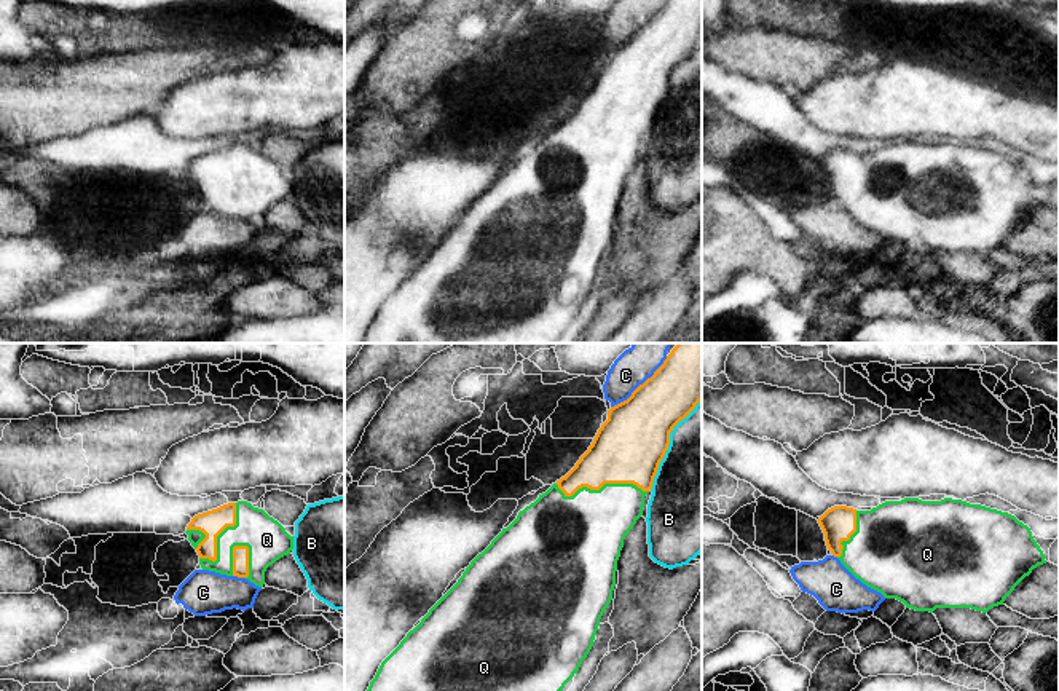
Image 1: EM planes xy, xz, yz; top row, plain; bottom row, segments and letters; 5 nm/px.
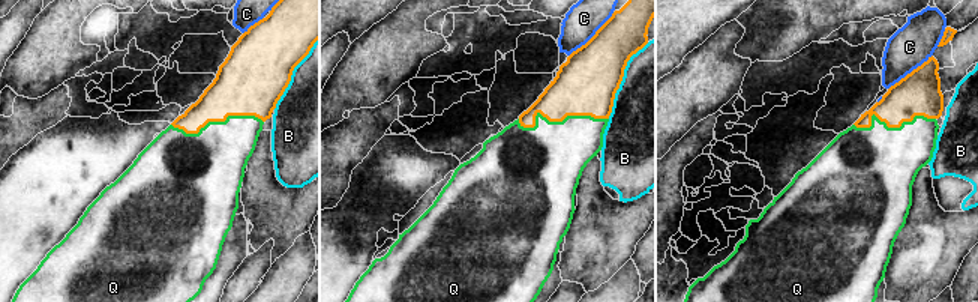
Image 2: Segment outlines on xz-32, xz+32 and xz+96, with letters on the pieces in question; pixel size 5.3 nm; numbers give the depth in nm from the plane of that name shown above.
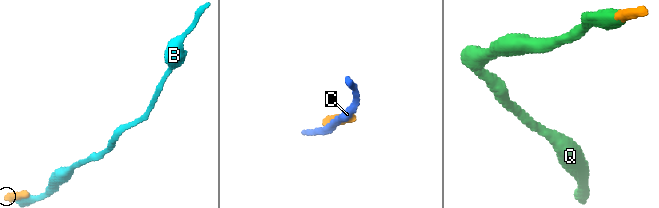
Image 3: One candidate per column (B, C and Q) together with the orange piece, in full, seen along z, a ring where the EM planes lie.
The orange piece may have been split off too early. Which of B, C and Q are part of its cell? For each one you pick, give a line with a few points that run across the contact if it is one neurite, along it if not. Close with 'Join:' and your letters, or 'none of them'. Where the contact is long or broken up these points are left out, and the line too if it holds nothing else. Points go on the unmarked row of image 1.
Join: Q

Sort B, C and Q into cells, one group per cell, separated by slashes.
B / C / Q

